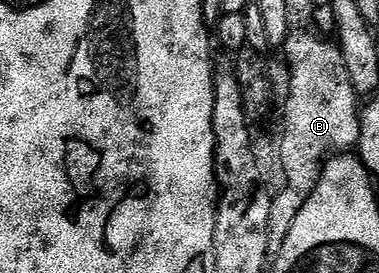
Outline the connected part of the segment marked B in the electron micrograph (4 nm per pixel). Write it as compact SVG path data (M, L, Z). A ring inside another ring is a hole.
M308 31L301 32L300 41L304 46L301 49L292 49L288 53L288 73L292 78L288 81L288 98L284 101L284 134L280 137L280 165L284 168L284 190L279 194L278 192L272 198L272 206L270 207L270 223L268 224L268 247L269 250L279 250L280 244L286 239L286 235L290 231L290 227L294 223L294 219L298 219L298 211L302 211L302 207L306 203L306 199L314 191L314 187L318 183L320 178L320 170L324 167L324 162L329 157L339 154L341 151L351 150L353 147L360 144L360 114L361 110L356 109L356 101L358 101L358 94L354 91L354 87L350 83L350 79L347 77L346 63L342 59L339 48L335 44L324 45L320 49L320 45L316 42L317 34L315 32L306 33Z

